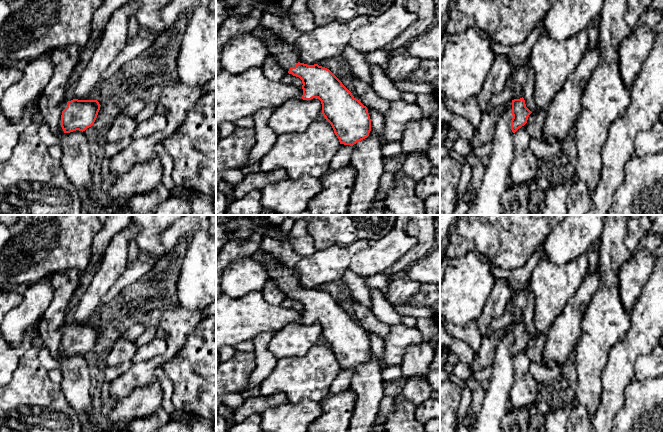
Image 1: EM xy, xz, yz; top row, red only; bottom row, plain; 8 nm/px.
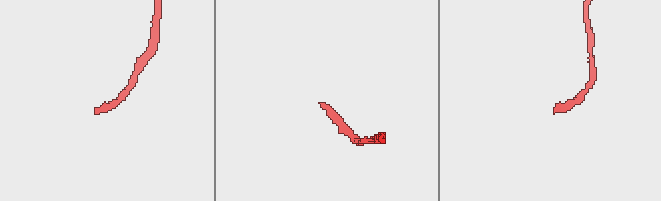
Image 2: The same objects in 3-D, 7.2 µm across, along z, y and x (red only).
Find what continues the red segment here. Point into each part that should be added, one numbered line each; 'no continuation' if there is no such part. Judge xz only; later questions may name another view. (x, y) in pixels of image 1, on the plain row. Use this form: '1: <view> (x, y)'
1: xz (277, 271)

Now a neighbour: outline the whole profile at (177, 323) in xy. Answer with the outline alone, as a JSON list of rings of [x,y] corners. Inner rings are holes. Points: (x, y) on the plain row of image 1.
[[[180,305],[164,310],[158,327],[166,333],[167,350],[143,363],[132,366],[110,383],[114,404],[140,386],[148,385],[155,378],[155,370],[173,360],[186,343],[188,334],[204,319],[201,311],[187,310]]]

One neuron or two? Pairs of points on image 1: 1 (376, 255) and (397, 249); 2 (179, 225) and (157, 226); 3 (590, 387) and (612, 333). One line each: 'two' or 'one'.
1: one
2: two
3: one

